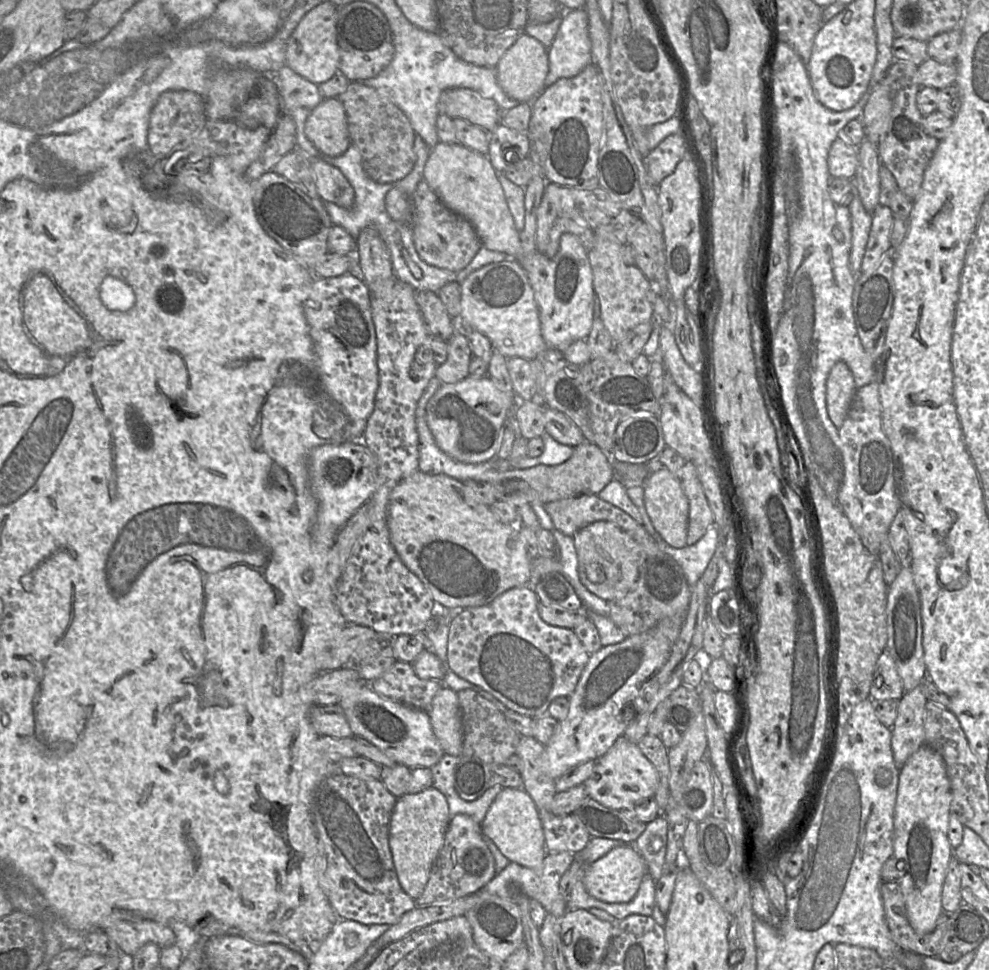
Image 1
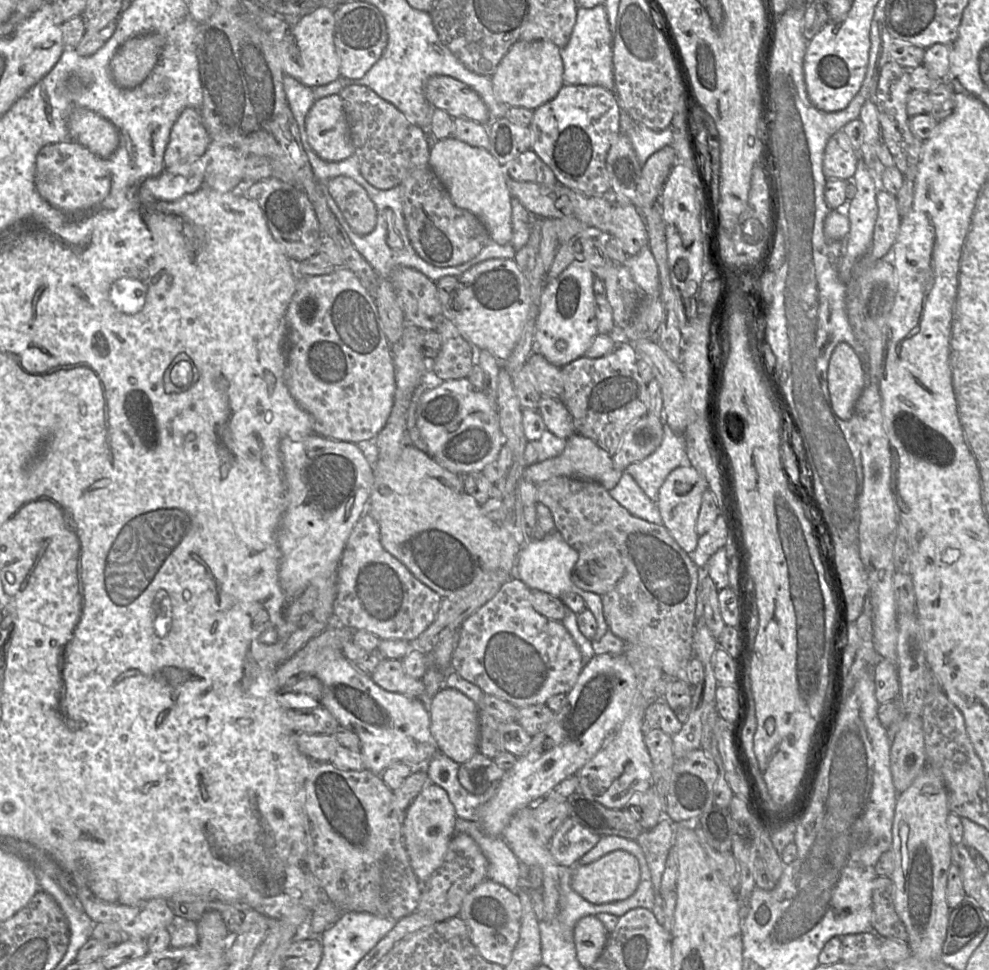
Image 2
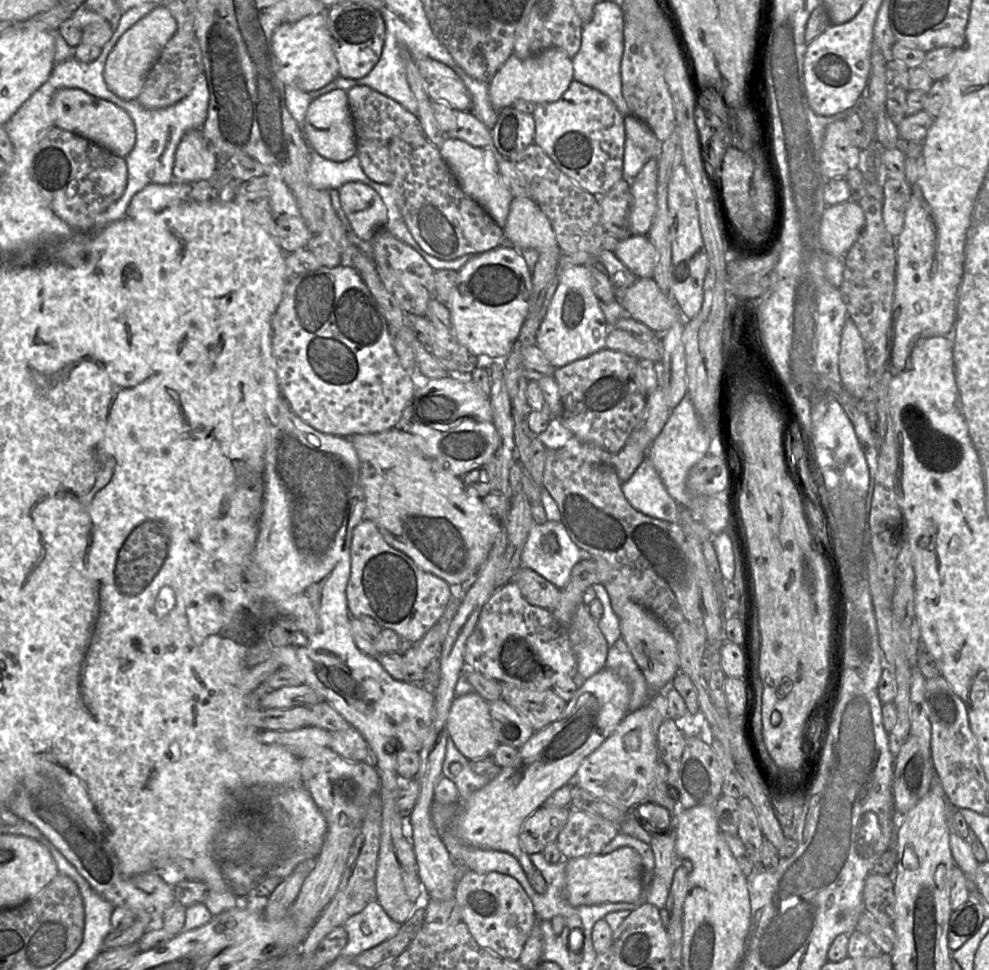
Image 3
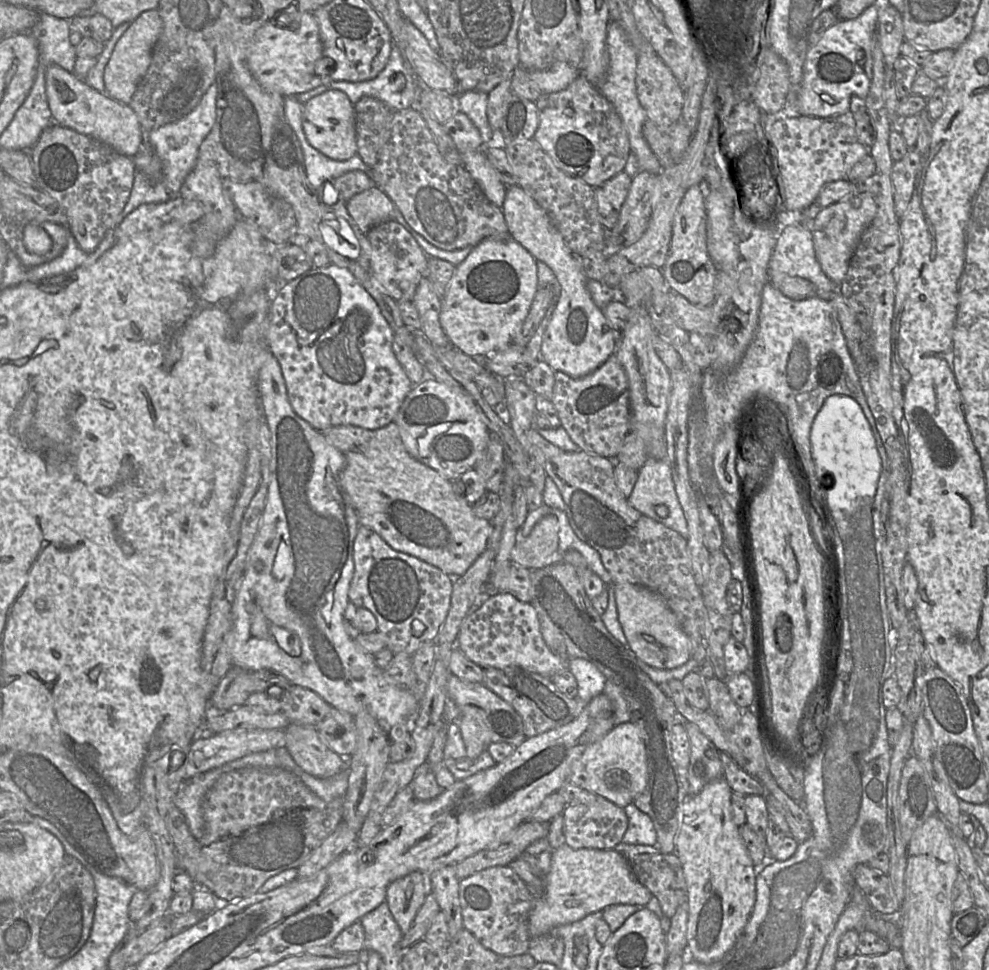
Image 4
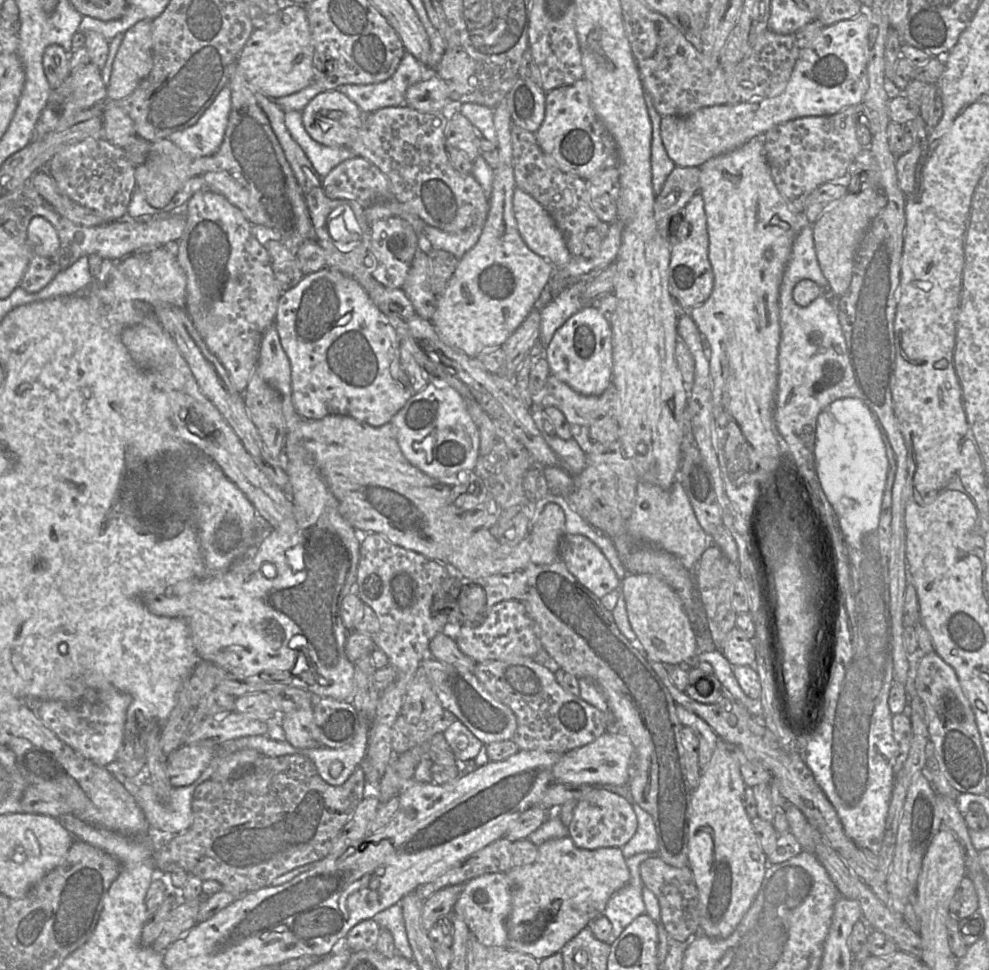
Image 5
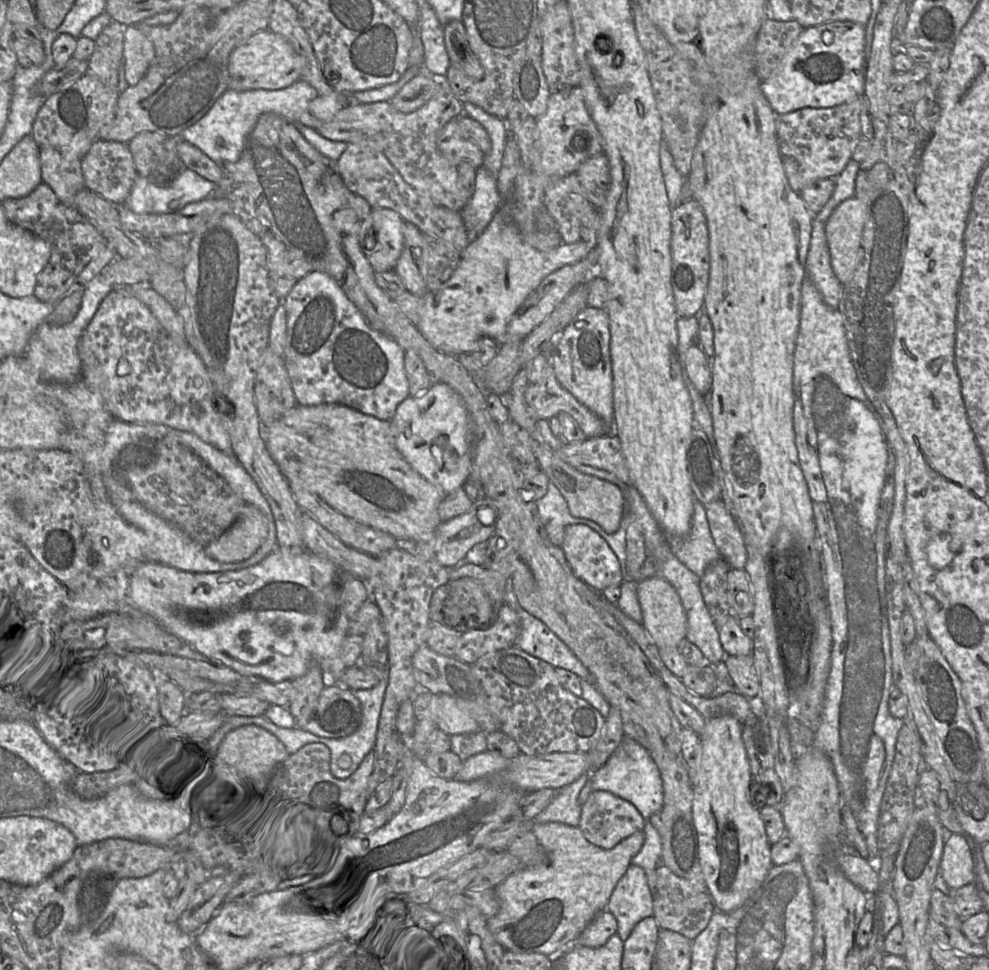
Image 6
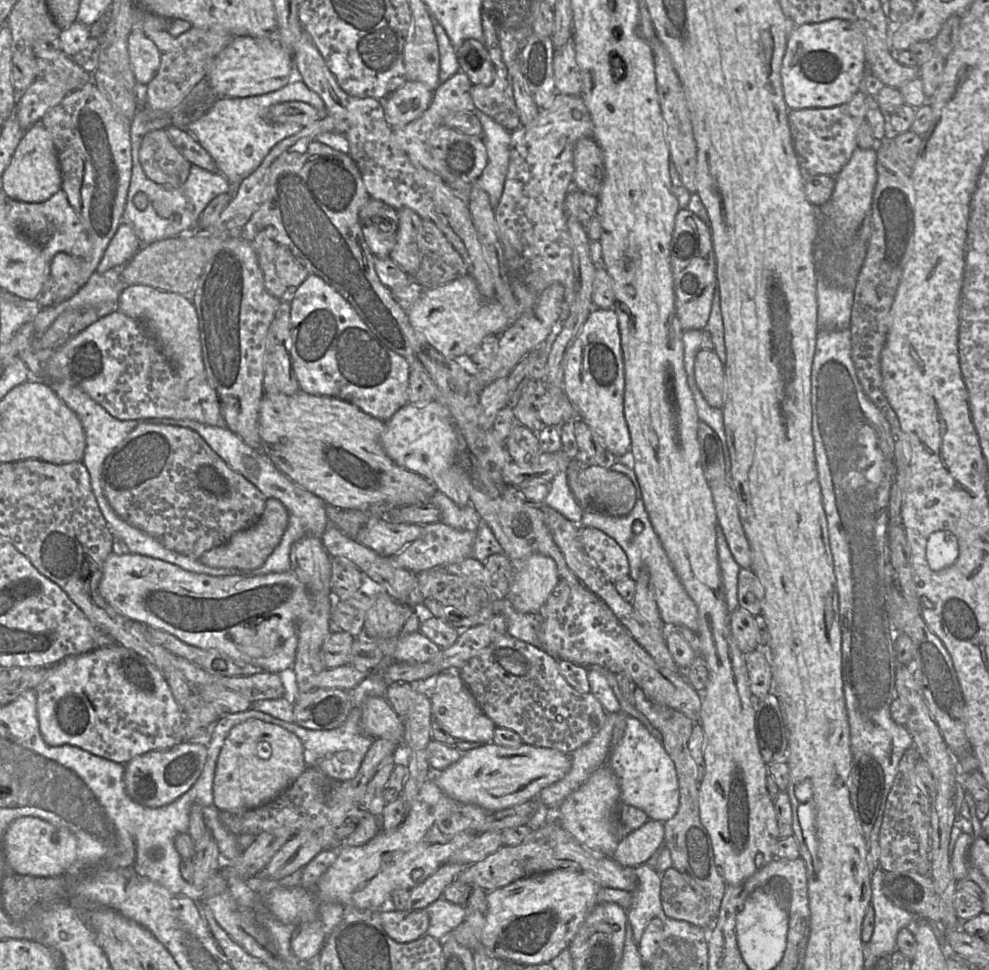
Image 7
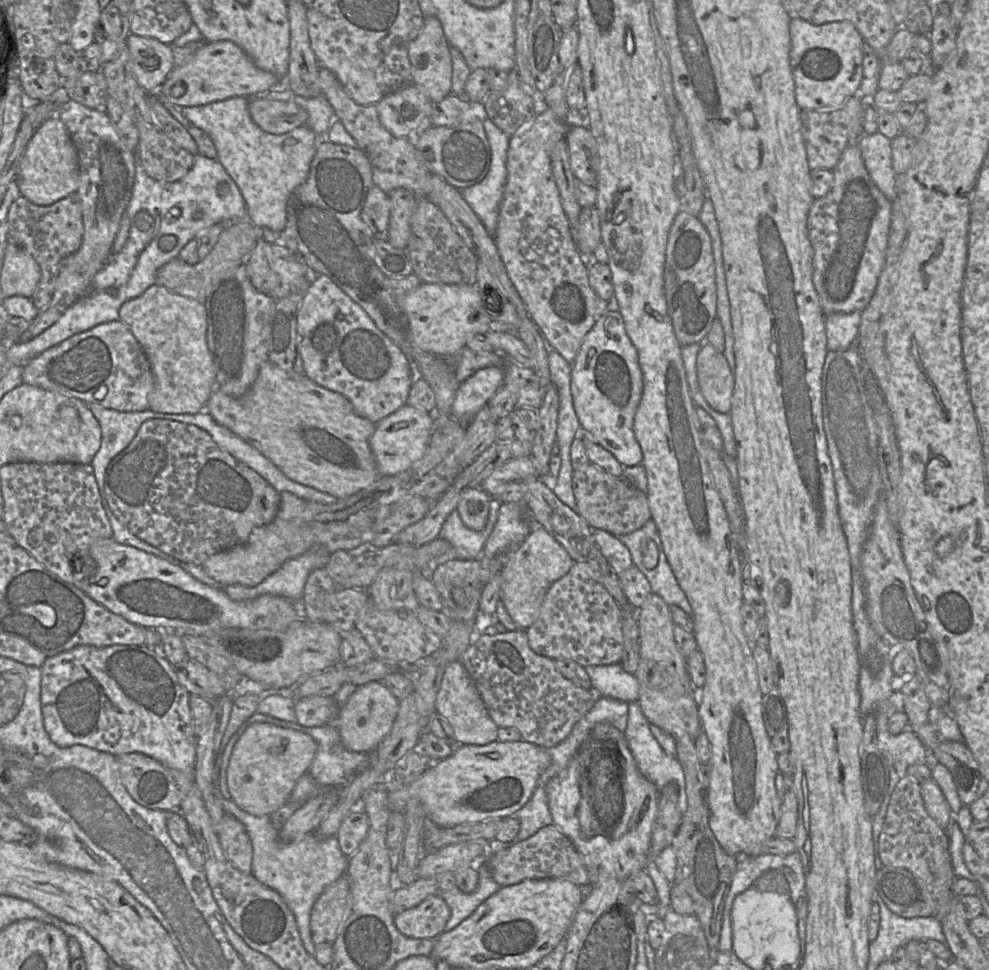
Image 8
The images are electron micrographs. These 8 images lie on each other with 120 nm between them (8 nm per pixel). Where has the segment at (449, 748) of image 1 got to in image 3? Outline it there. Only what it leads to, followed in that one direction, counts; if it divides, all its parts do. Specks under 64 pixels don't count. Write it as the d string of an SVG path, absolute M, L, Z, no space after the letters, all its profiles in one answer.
M475 692L457 697L452 702L446 721L448 736L469 761L492 757L499 745L488 705Z

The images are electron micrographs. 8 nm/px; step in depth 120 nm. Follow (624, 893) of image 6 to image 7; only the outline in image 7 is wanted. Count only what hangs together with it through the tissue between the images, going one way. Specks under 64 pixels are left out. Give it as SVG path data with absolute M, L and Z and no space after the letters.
M647 864L635 868L639 885L632 892L632 903L626 910L635 942L641 940L647 924L654 918L663 921L663 909L660 898L661 874Z

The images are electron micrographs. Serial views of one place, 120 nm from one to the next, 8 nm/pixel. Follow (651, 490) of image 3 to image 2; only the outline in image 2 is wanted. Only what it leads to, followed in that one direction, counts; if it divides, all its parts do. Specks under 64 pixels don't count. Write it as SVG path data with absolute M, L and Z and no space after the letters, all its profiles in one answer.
M623 472L609 494L633 516L649 523L662 524L656 503L644 493L630 474Z

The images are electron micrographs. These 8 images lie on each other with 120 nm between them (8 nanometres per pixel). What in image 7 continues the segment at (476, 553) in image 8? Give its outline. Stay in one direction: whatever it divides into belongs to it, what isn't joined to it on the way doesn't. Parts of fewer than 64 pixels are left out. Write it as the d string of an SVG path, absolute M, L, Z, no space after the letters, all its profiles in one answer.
M436 492L432 498L432 503L440 511L440 521L453 528L477 532L483 523L474 507L471 505L458 506L441 492Z

